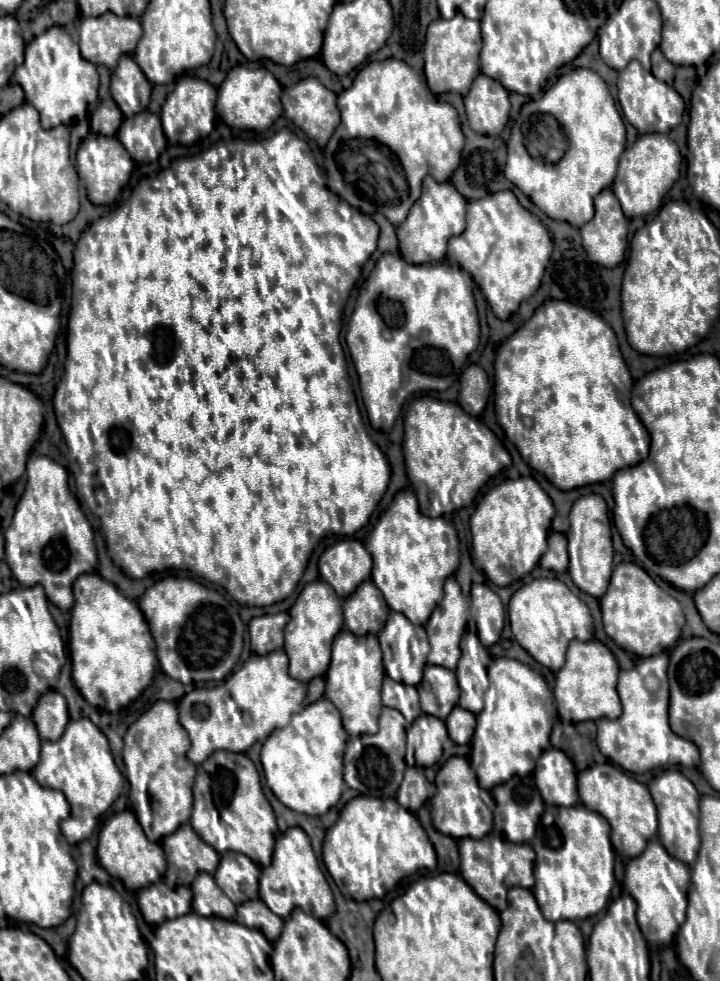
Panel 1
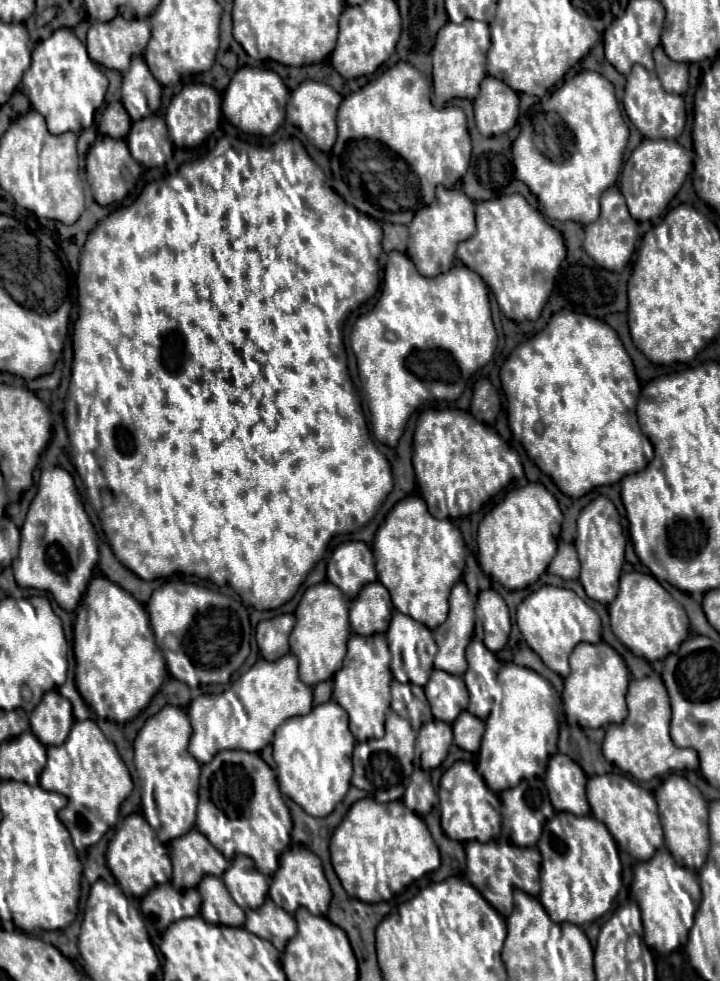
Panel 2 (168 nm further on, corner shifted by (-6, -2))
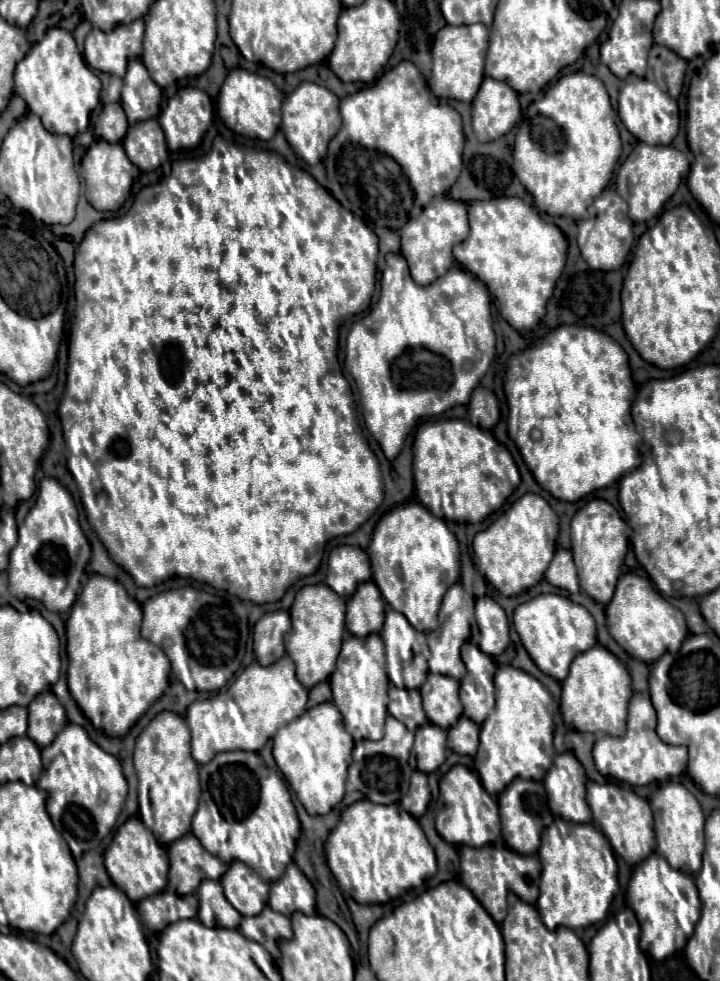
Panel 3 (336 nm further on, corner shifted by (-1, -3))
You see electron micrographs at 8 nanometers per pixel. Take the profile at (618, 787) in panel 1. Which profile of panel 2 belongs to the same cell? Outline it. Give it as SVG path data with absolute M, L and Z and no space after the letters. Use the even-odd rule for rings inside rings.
M611 772L603 776L591 776L587 782L587 802L591 806L591 814L609 828L617 846L629 852L633 858L647 860L657 848L663 846L663 830L653 794L631 782L625 774Z

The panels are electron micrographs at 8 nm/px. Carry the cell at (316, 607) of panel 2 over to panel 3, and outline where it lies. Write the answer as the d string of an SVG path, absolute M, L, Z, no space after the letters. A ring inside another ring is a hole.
M322 583L306 585L296 593L296 599L290 607L292 629L284 635L284 645L286 653L296 663L296 677L306 689L326 681L334 673L344 635L344 613L346 613L346 599L334 595L334 591L330 591L330 587Z

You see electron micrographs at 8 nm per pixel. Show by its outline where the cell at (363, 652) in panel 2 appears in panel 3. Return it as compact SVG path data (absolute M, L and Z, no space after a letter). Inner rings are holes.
M378 633L368 635L366 639L348 639L342 645L338 667L330 677L330 687L334 695L334 705L344 715L344 723L348 733L356 739L372 739L378 741L384 735L384 721L386 721L386 705L388 705L388 675L386 675L386 651L384 641Z

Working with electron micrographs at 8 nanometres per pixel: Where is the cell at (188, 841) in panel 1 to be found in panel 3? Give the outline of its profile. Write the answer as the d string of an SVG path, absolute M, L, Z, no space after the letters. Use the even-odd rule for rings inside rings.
M188 833L168 847L170 879L168 885L178 893L196 893L202 879L220 879L226 873L226 863L208 853L200 841Z

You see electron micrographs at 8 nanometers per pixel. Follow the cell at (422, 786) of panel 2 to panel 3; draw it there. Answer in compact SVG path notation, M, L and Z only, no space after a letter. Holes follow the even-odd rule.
M416 771L412 775L412 783L410 783L410 791L402 797L400 805L404 811L408 811L410 815L414 817L422 817L426 807L428 807L428 801L430 801L430 789L428 789L428 781L426 781L426 775Z

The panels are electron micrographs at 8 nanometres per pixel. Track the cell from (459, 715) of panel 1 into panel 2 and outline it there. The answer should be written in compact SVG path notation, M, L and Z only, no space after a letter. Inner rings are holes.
M463 712L459 714L459 718L451 724L453 726L453 736L455 736L455 744L467 752L477 752L479 750L479 742L483 738L483 730L485 724L483 720L479 720L477 716Z

